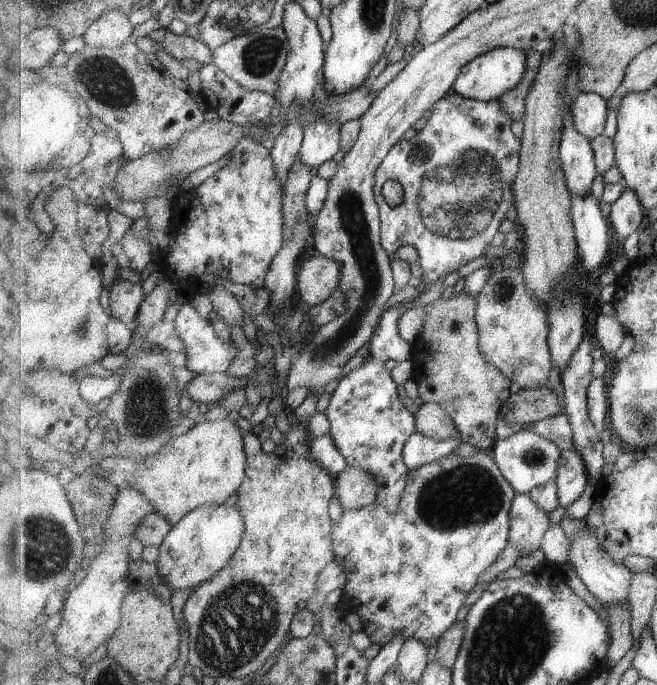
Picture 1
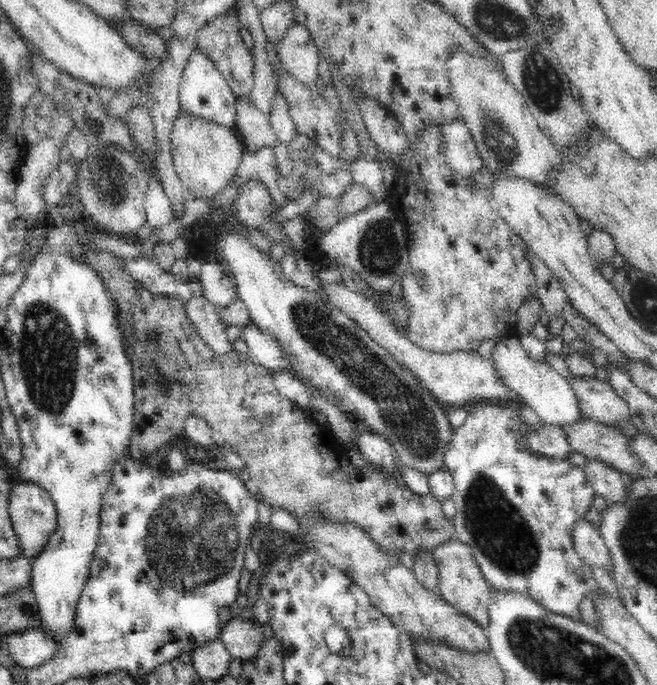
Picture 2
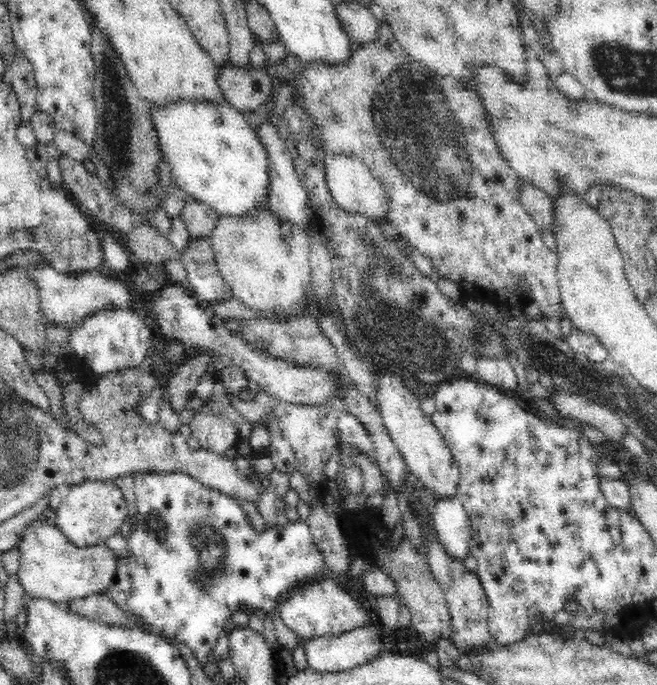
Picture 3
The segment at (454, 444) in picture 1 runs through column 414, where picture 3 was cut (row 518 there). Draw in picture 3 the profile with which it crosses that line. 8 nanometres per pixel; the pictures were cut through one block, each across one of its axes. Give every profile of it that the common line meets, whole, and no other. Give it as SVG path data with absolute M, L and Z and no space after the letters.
M439 498L434 510L433 530L444 555L464 563L471 539L470 517L458 498Z

